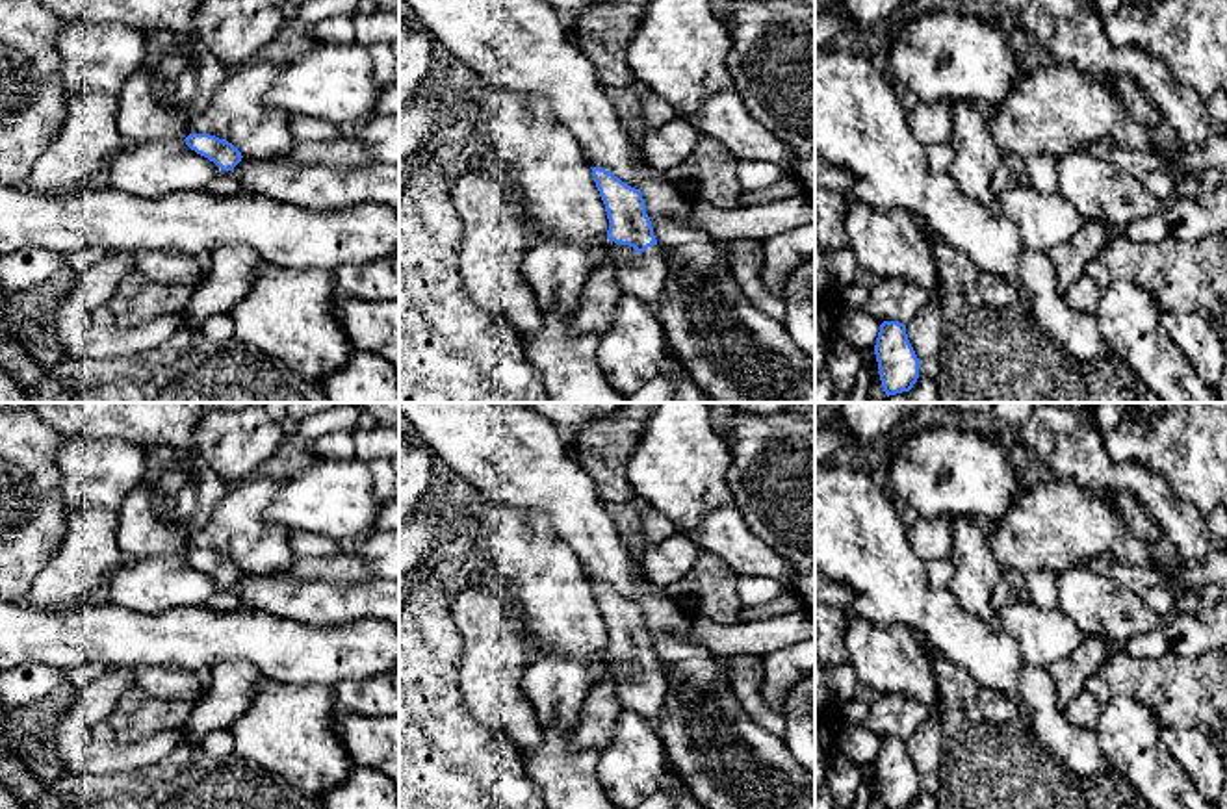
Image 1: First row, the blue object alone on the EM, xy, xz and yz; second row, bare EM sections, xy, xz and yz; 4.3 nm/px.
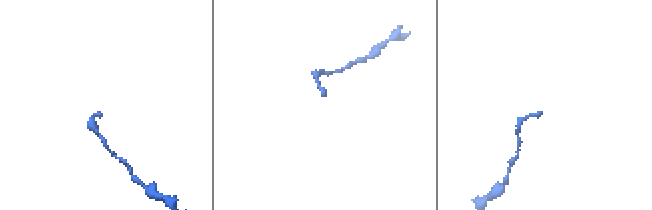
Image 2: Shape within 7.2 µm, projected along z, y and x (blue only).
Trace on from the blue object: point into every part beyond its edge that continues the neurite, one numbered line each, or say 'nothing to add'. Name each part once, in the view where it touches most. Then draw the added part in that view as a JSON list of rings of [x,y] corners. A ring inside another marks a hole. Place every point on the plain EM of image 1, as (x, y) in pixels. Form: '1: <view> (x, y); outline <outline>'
1: xz (643, 693); outline [[[659,661],[635,668],[620,688],[622,707],[637,713],[653,731],[661,727],[665,696],[666,681]]]

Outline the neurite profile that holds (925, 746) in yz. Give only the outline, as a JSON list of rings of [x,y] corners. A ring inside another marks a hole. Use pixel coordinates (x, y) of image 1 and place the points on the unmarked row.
[[[928,716],[917,731],[906,738],[906,750],[919,776],[937,772],[943,757],[939,718]]]

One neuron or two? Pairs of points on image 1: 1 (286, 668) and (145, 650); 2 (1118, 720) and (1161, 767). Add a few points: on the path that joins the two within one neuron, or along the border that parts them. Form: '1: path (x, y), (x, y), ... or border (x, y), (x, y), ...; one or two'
1: path (251, 642), (180, 642); one
2: path (1129, 731), (1149, 756); one

